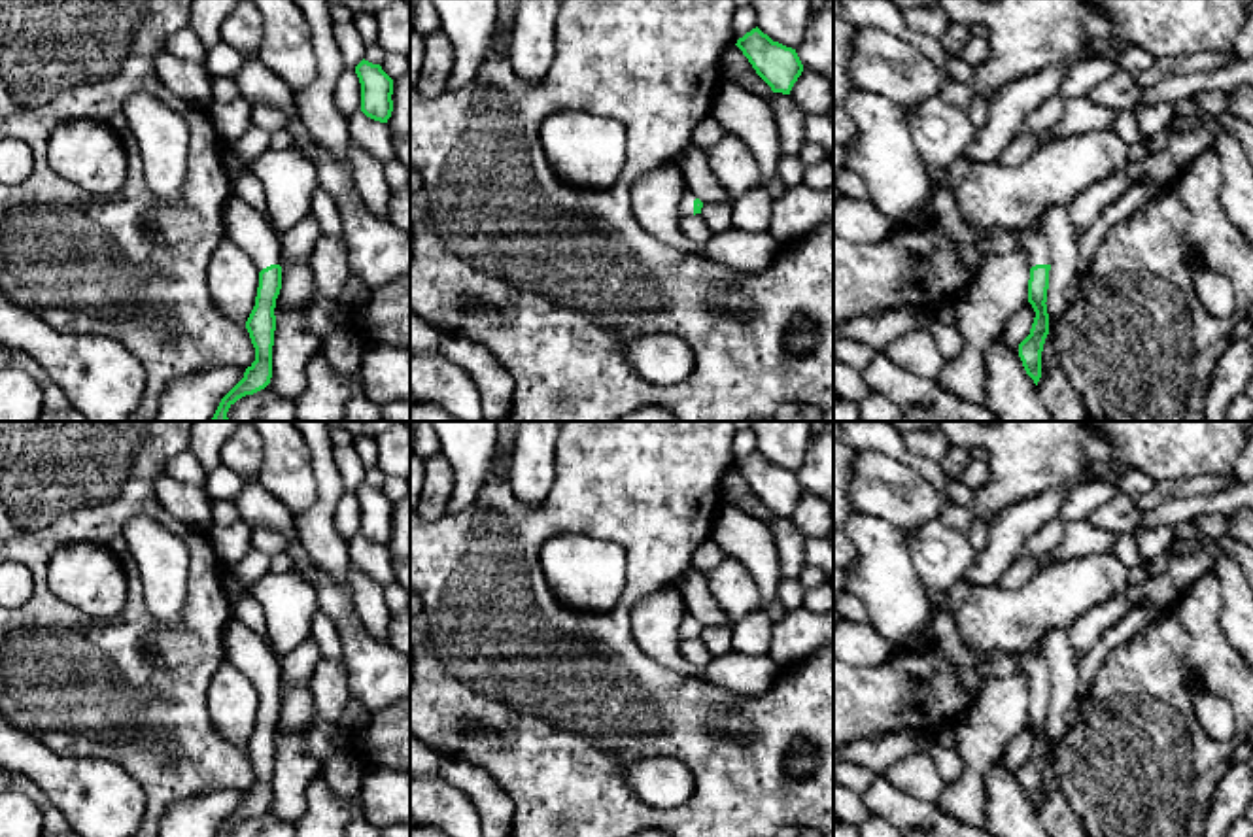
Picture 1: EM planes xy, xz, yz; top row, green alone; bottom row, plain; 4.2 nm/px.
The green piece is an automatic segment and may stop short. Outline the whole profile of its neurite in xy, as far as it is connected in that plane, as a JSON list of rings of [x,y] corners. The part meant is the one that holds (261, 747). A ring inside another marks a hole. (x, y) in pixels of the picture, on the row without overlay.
[[[234,618],[225,627],[225,659],[246,675],[259,693],[255,729],[246,744],[255,771],[255,784],[221,822],[215,837],[227,837],[238,822],[253,818],[270,807],[276,754],[274,731],[282,712],[282,663],[266,641]]]

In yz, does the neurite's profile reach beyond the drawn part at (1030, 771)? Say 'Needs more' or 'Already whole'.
Needs more

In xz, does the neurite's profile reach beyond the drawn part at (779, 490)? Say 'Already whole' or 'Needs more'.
Already whole

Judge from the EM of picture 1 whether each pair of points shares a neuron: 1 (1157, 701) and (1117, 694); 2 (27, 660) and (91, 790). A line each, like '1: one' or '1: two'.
1: one
2: two

